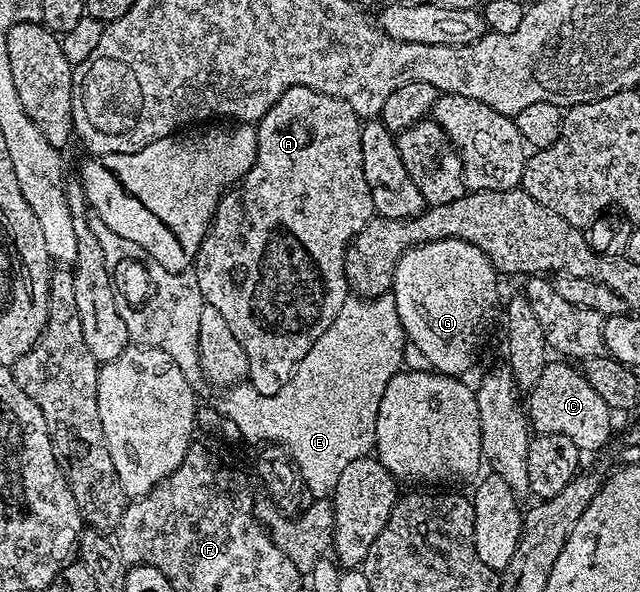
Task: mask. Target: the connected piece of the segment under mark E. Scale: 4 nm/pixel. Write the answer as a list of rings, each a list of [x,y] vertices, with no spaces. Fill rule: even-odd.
[[[393,295],[347,298],[340,314],[336,314],[336,322],[332,322],[332,326],[328,326],[328,330],[316,338],[316,346],[304,354],[294,376],[276,395],[265,396],[248,382],[243,382],[223,391],[222,401],[217,401],[216,407],[238,427],[238,435],[243,441],[266,440],[262,442],[285,448],[311,497],[329,497],[340,478],[340,470],[356,462],[356,458],[364,458],[375,451],[380,400],[384,398],[384,390],[390,379],[403,367],[402,355],[406,342],[406,331],[402,328]]]

